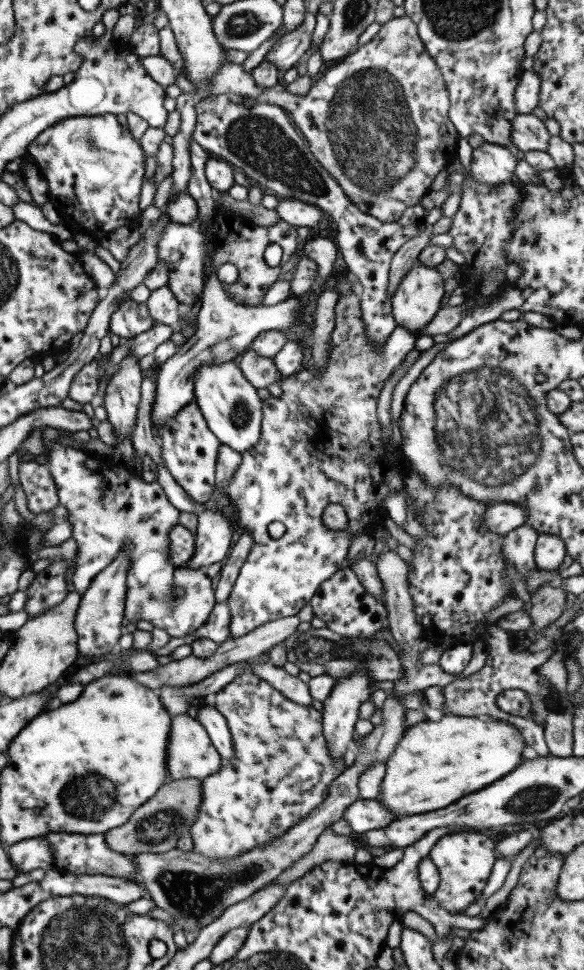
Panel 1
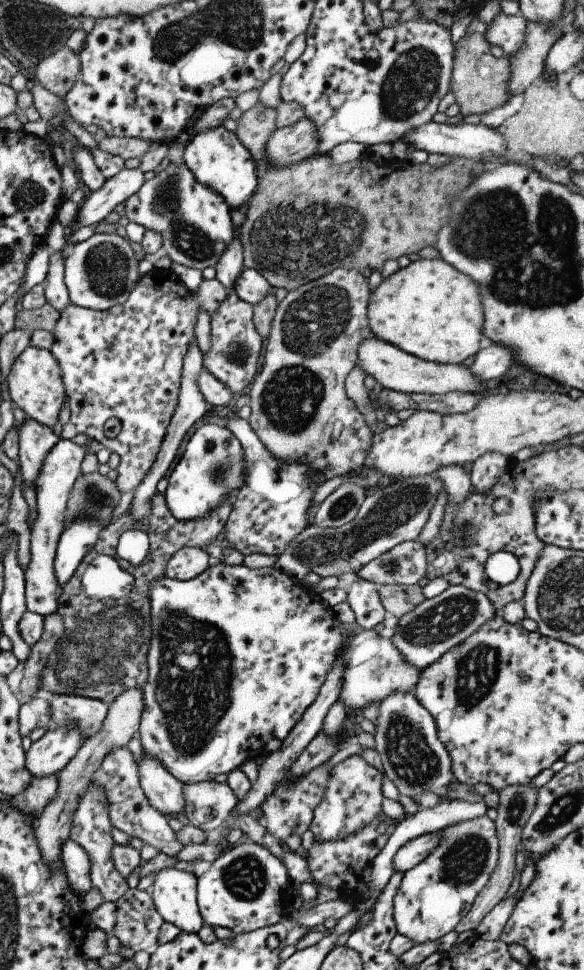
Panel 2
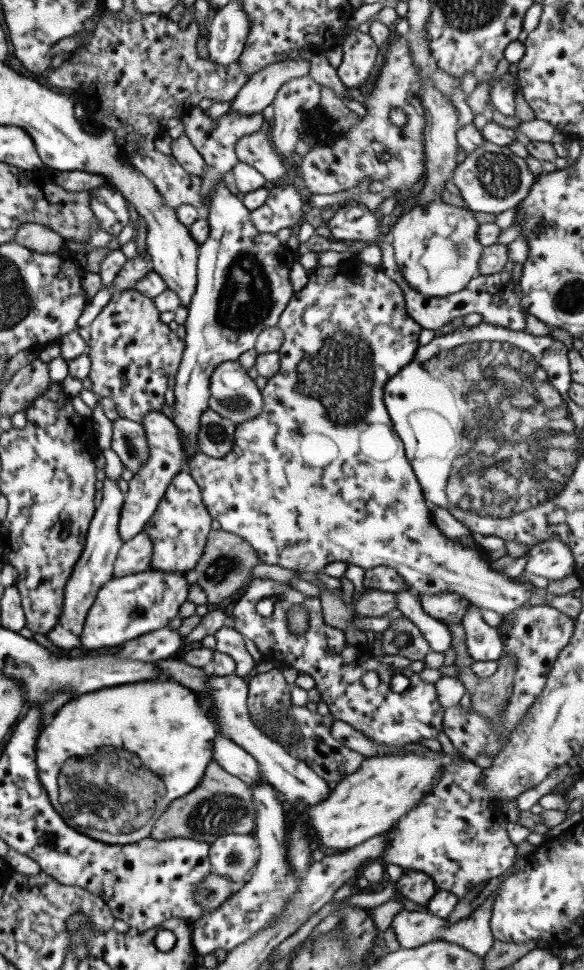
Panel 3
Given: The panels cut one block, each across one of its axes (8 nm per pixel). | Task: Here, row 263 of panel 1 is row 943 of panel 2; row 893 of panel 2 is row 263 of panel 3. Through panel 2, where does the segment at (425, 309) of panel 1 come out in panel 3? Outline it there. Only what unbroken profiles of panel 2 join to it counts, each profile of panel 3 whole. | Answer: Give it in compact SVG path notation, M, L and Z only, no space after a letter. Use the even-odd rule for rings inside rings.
M441 200L429 201L422 205L416 204L392 223L389 234L394 252L393 258L409 287L425 296L436 297L444 297L463 290L465 284L478 275L477 264L479 264L482 246L475 237L477 226L479 223L473 217L471 209L455 207Z

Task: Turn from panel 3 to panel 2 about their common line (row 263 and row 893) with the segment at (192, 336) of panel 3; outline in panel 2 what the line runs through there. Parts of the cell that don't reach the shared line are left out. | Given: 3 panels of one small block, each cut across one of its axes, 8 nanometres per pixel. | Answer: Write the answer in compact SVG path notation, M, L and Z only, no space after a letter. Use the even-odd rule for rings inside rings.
M257 843L237 844L211 862L208 869L197 877L196 903L204 924L221 926L235 936L282 922L292 911L294 882L287 876L283 863Z

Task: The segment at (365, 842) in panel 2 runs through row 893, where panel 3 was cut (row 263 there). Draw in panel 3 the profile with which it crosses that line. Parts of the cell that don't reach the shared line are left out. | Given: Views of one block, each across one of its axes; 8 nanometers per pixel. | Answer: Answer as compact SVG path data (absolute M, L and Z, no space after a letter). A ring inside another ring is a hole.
M357 256L343 260L336 266L314 267L309 271L305 286L297 292L292 291L285 308L279 315L276 327L283 334L283 342L278 350L279 364L275 374L267 379L267 384L260 391L262 397L262 411L250 420L245 420L234 426L234 435L231 449L222 458L214 458L196 452L188 460L183 469L197 483L201 500L207 509L209 517L216 520L221 530L243 537L251 549L255 549L259 561L265 564L277 564L281 568L295 572L322 571L329 562L344 562L347 565L355 564L363 569L373 567L389 567L403 577L407 590L421 595L437 593L437 591L453 591L459 596L467 598L469 604L481 610L493 610L498 614L509 614L515 608L523 606L533 596L531 583L515 583L507 577L493 571L487 562L481 559L473 548L465 548L457 540L441 535L431 523L430 510L424 500L423 493L409 462L404 456L404 449L399 437L391 427L391 420L386 412L382 400L383 387L387 380L399 372L402 366L413 360L418 348L417 335L422 329L413 319L409 318L405 310L405 301L399 285L387 277L379 266L370 266L362 263Z

